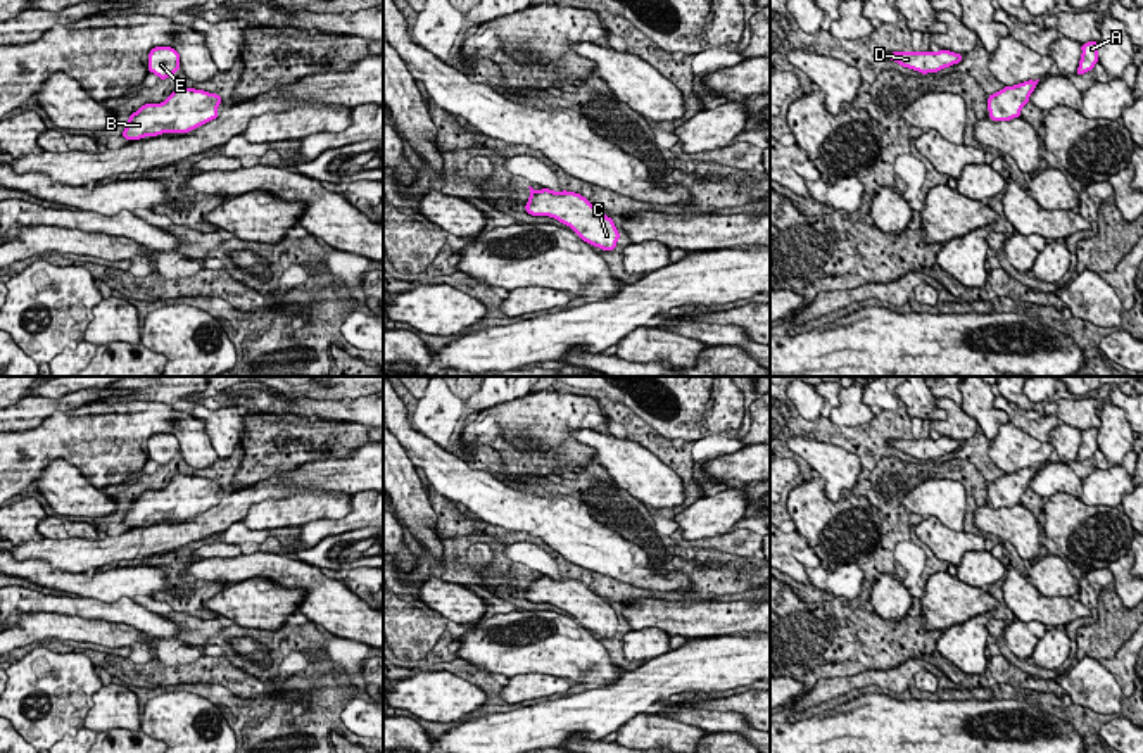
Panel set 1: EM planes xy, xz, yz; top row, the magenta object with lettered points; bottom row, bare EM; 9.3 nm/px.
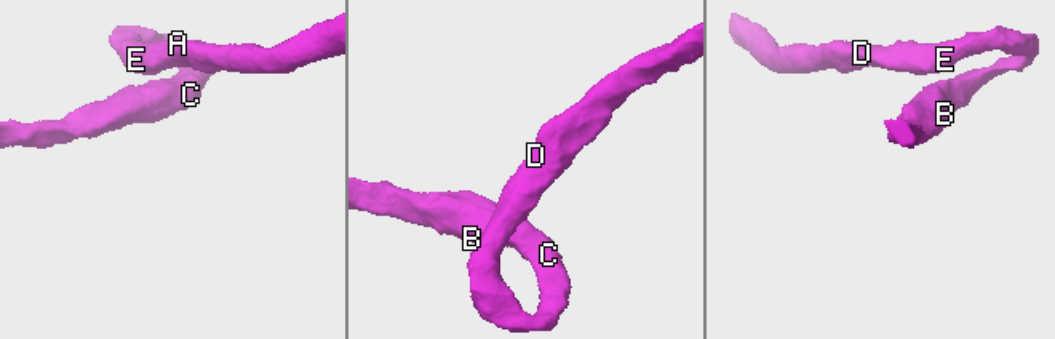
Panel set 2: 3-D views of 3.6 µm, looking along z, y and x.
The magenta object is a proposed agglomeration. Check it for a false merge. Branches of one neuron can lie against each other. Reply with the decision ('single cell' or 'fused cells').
single cell

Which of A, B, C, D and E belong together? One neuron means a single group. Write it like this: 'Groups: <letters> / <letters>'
Groups: A B C D E

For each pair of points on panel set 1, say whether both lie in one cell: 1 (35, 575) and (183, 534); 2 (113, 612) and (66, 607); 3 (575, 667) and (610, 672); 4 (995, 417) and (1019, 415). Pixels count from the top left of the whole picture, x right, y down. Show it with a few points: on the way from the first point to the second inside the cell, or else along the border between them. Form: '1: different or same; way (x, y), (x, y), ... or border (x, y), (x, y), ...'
1: different; border (18, 558), (45, 560), (56, 569), (83, 574)
2: same; way (101, 610), (78, 607)
3: same; way (584, 667), (598, 667), (601, 670)
4: different; border (993, 398), (993, 404), (1009, 418)

